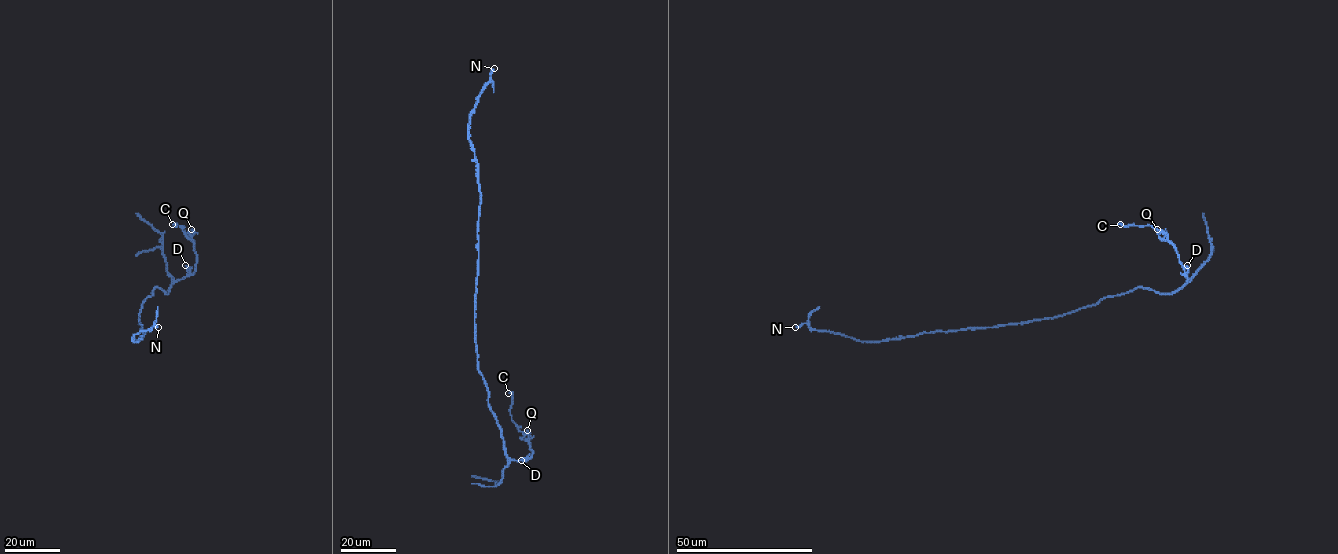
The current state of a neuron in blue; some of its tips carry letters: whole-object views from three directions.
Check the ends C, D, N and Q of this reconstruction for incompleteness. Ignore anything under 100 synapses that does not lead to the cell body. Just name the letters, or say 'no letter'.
N

